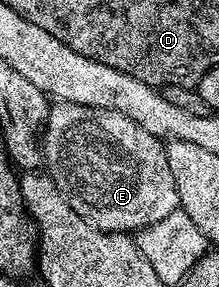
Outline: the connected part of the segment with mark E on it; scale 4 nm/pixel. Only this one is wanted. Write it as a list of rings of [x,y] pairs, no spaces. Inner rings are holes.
[[[68,101],[52,104],[47,127],[43,130],[43,155],[46,172],[67,197],[67,202],[75,208],[77,215],[103,233],[131,235],[134,229],[143,231],[152,225],[166,222],[166,217],[180,208],[164,142],[149,135],[145,127],[133,123],[117,111],[85,107]]]

